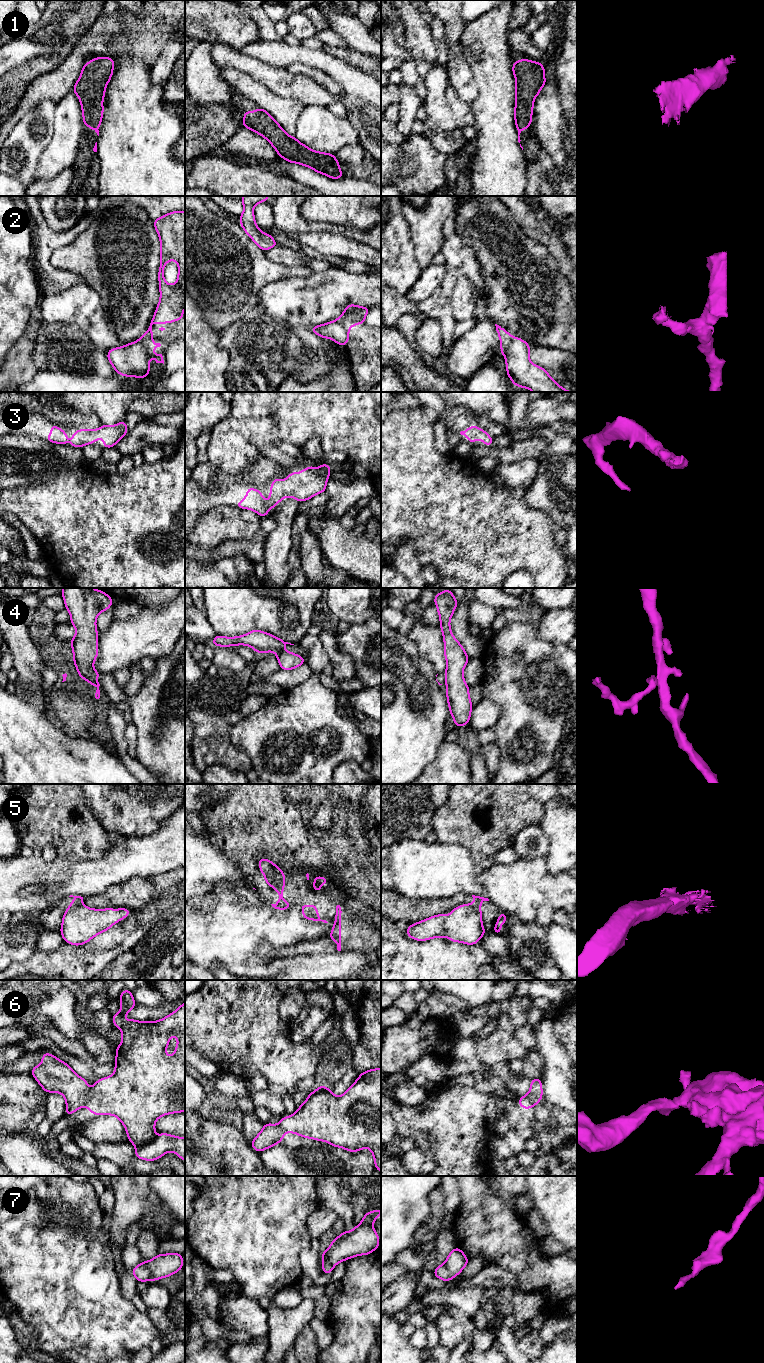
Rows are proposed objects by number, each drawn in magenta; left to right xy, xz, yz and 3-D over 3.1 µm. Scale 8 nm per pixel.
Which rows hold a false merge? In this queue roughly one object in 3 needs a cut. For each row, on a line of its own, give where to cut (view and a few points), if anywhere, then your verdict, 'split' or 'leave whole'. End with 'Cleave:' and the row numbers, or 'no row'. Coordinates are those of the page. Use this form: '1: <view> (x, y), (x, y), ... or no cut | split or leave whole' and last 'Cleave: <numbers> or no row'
1: no cut | leave whole
2: yz (513, 337), (508, 348), (503, 353) | split
3: no cut | leave whole
4: xz (283, 650), (275, 652) | split
5: xz (262, 872), (284, 882) | split
6: xy (91, 1089), (88, 1100), (84, 1104) | split
7: xz (349, 1232), (326, 1254), (326, 1259), (332, 1266) | split
Cleave: 2, 4, 5, 6, 7

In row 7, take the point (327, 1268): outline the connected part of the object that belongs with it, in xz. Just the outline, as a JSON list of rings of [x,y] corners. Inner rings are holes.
[[[345,1231],[341,1233],[338,1237],[336,1237],[332,1243],[330,1244],[329,1248],[322,1252],[322,1270],[324,1274],[332,1273],[333,1266],[329,1263],[329,1261],[326,1259],[326,1254],[332,1249],[332,1247],[343,1240],[347,1235],[349,1234],[349,1231]]]

